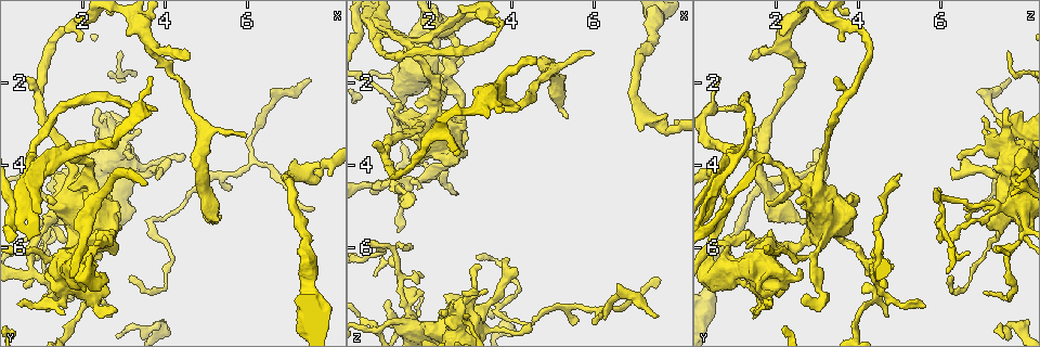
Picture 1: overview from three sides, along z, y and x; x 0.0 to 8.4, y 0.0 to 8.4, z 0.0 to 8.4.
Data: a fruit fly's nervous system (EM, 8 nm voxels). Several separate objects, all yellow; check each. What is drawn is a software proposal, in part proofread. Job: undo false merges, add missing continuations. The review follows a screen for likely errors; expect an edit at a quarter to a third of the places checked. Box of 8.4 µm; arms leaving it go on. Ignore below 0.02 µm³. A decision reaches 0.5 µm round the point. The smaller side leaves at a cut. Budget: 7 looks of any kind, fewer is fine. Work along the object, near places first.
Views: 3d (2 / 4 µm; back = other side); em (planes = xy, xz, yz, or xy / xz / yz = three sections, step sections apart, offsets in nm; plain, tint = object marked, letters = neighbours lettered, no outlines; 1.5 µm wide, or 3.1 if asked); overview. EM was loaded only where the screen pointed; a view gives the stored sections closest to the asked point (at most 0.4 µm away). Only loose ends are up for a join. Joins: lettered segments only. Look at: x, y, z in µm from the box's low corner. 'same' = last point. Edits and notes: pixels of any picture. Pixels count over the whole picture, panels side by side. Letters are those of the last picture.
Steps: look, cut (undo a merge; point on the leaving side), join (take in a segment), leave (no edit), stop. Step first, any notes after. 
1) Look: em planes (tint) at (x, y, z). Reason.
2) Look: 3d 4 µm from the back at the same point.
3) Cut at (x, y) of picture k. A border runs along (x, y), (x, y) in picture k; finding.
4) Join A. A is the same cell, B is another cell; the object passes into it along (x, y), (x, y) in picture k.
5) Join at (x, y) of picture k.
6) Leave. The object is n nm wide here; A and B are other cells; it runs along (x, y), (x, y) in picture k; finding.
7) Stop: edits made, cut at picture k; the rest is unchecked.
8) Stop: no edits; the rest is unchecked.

Look: 3d 4 µm at (2.40, 5.80, 1.90). Arms part here.

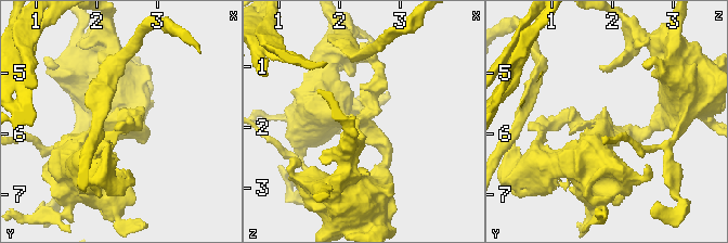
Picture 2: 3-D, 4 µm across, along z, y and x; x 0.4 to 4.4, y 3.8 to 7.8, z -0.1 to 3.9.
Look: em yz step 4 (letters) at (2.45, 5.85, 1.85).

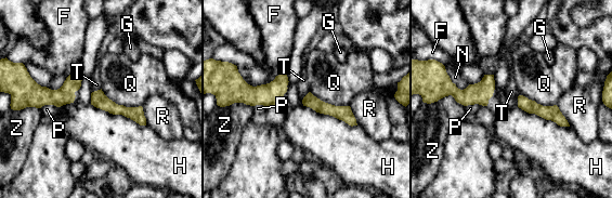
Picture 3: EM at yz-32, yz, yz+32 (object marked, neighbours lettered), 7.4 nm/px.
Look: em planes (letters) at the same point.

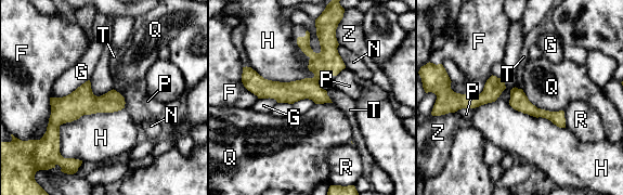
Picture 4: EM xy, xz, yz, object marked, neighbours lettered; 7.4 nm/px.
Leave. F, G, H, N, P, Q, R, T and Z are other cells; it runs along (335, 23), (304, 89), (247, 78) in picture 4; one neuron here.

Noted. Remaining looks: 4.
Look: 3d 4 µm at (1.70, 3.95, 3.20). Calibre changes.

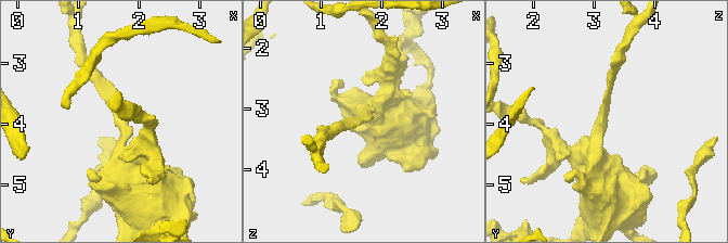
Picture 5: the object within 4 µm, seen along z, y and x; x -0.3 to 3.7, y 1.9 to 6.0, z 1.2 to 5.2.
Look: em planes (letters) at (1.75, 3.90, 3.15).

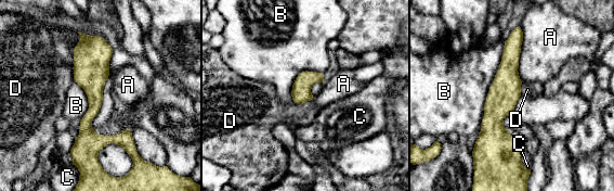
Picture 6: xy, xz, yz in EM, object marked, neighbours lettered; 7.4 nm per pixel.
Leave. A, B, C and D are other cells; a border runs along (519, 26), (522, 81) in picture 6; continuous, no second neuron.

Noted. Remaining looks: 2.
Look: em planes (letters) at (0.80, 4.70, 5.95). Abrupt turn.

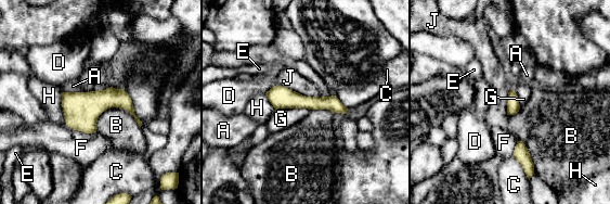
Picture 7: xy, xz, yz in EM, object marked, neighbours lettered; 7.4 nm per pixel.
Leave. The object is 100 nm wide here; A, B, C, D, E, F, G, H and J are other cells; a border runs along (310, 109), (277, 107), (275, 110) in picture 7; continuous, no second neuron.

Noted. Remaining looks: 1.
Stop: no edits; the rest is unchecked.

